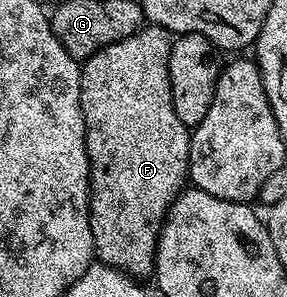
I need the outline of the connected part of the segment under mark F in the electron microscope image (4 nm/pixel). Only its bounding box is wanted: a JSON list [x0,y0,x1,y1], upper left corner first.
[79,26,192,278]

